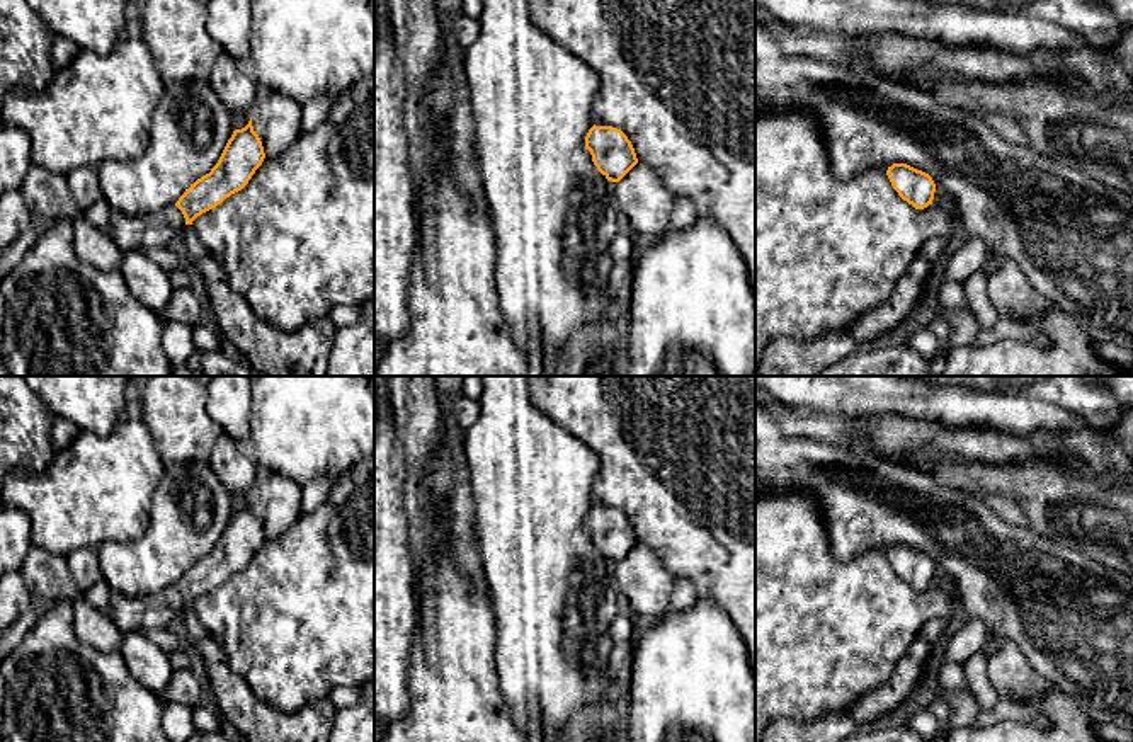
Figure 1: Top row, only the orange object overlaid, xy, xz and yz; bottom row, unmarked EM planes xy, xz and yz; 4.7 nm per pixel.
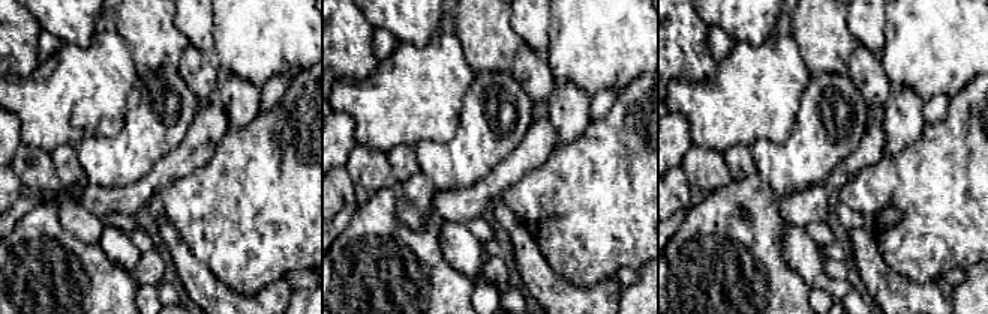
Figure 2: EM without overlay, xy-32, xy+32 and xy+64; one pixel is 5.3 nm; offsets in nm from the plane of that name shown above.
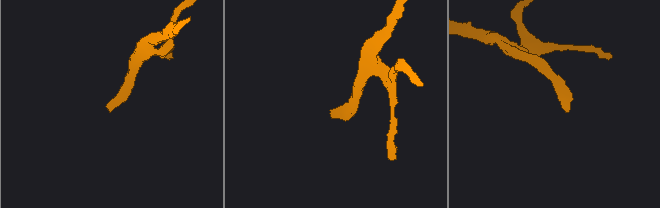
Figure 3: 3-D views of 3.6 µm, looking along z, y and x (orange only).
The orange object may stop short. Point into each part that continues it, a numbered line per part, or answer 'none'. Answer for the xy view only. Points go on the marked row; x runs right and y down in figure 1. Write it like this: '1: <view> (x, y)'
1: xy (152, 230)

